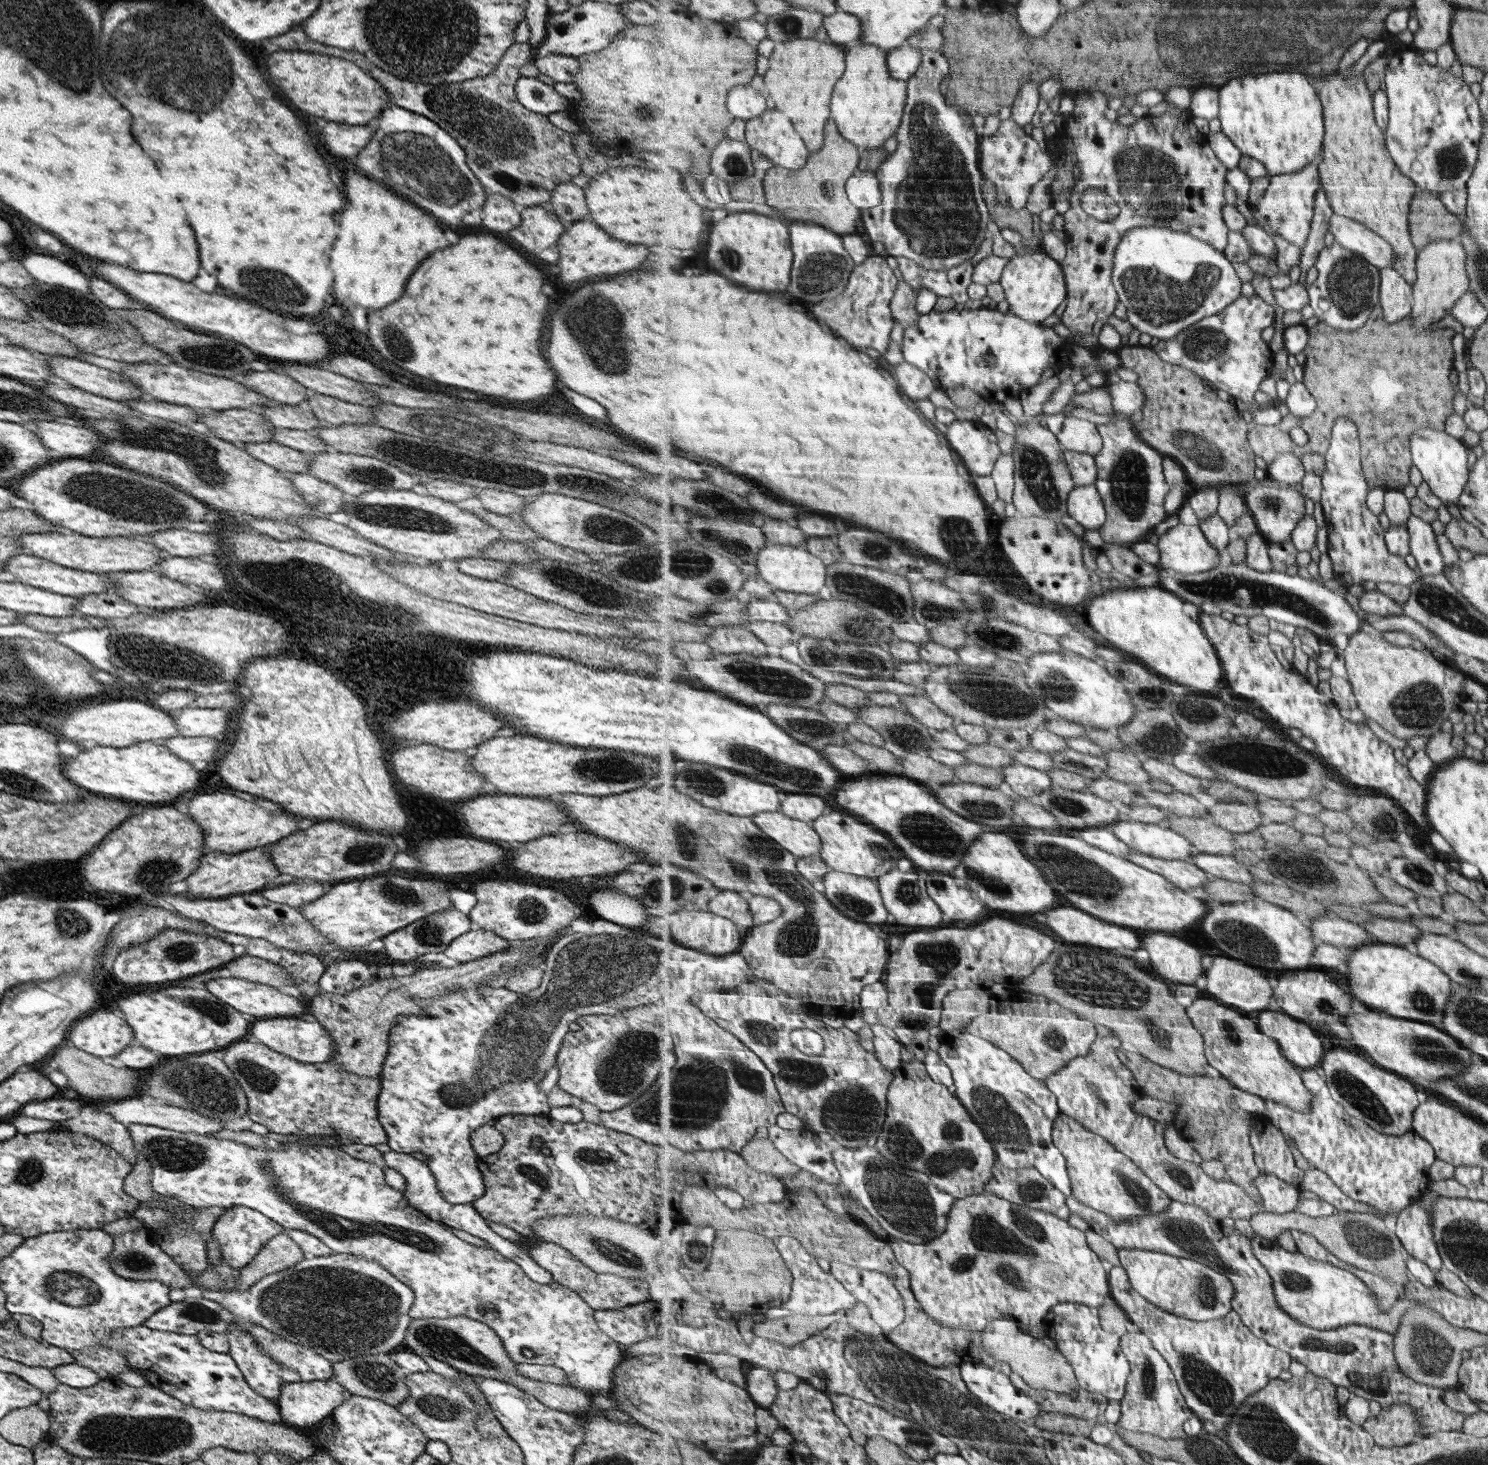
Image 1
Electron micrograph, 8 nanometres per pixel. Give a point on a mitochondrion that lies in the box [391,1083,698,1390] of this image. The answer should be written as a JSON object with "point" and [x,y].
{"point":[442,1341]}

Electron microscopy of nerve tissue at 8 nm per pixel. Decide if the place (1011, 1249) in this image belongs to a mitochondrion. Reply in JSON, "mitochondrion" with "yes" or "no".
{"mitochondrion":"yes"}

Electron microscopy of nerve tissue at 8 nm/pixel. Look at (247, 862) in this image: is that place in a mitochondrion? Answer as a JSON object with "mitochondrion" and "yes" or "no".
{"mitochondrion":"no"}

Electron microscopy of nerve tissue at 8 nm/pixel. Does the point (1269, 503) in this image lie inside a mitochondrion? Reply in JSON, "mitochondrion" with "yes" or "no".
{"mitochondrion":"yes"}

